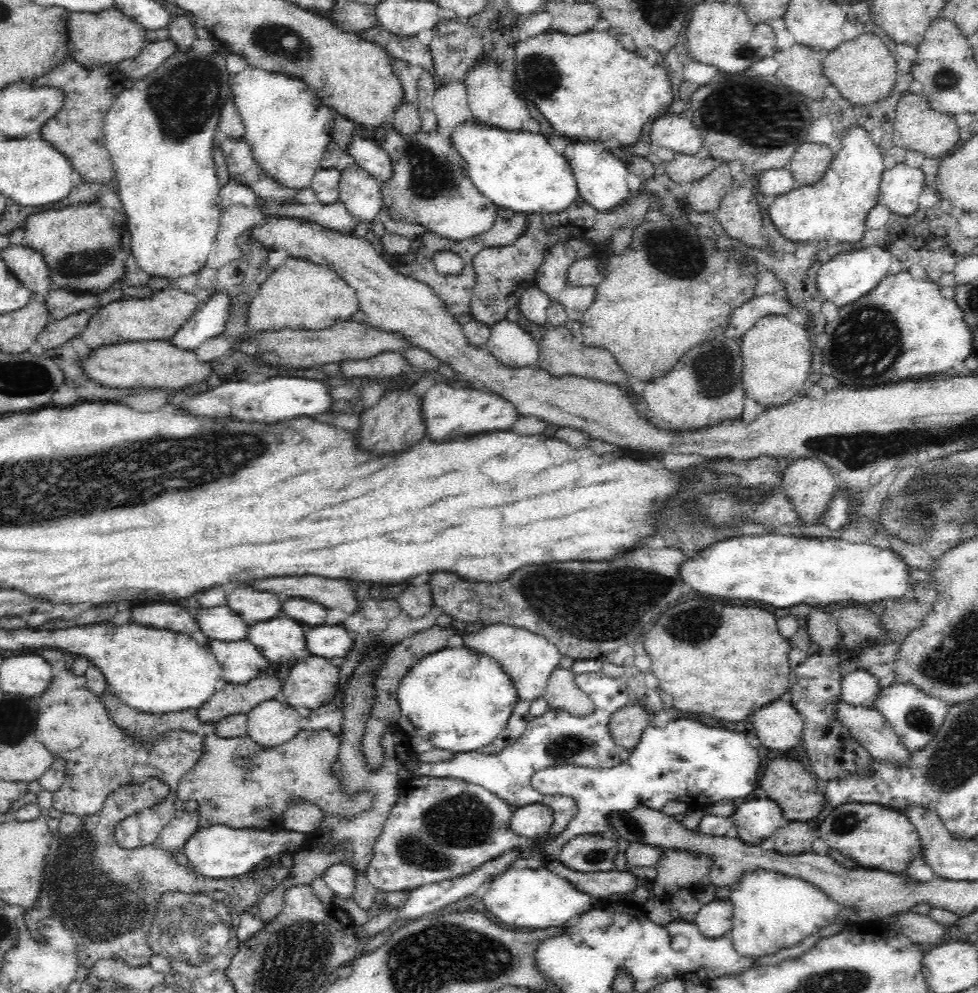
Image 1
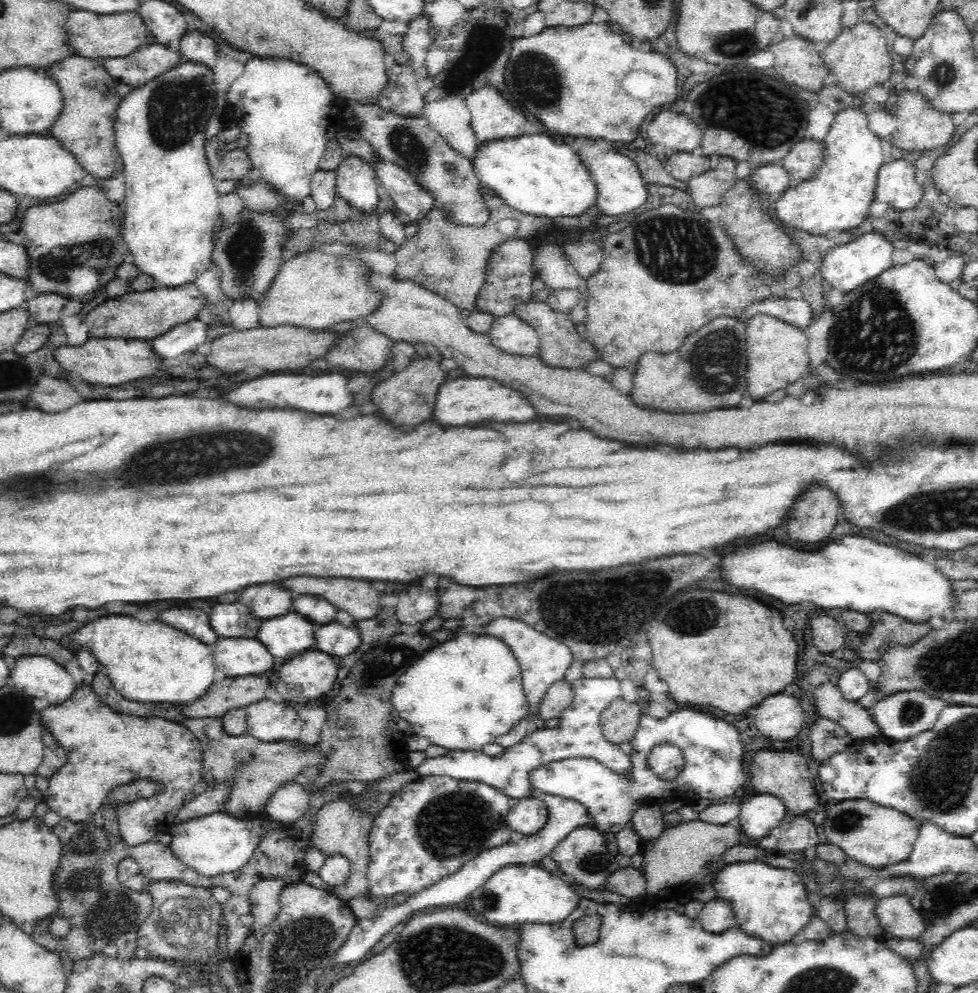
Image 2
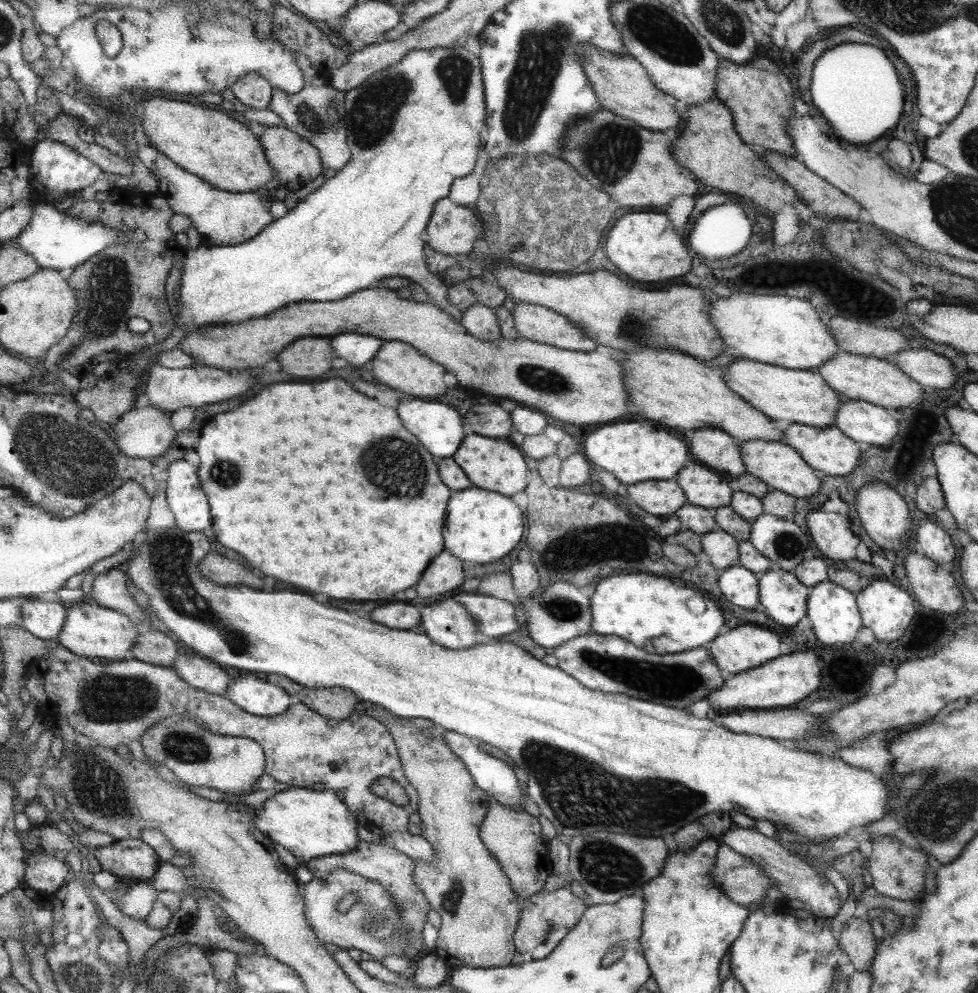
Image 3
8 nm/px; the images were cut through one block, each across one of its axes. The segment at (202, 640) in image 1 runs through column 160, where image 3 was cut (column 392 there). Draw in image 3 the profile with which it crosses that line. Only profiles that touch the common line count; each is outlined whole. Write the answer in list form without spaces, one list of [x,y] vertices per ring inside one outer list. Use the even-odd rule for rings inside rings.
[[[385,604],[381,608],[375,608],[369,618],[373,622],[381,622],[381,626],[387,626],[395,630],[413,630],[420,623],[421,614],[419,608],[407,604]]]

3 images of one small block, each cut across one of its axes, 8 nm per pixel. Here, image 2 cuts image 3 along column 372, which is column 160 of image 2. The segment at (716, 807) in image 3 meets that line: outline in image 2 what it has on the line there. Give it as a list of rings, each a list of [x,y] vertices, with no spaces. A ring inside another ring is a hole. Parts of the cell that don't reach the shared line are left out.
[[[104,616],[104,618],[98,618],[90,624],[86,624],[84,628],[80,628],[76,632],[64,635],[64,638],[71,646],[78,644],[80,649],[90,651],[112,681],[116,692],[132,702],[162,702],[177,705],[193,703],[206,694],[210,686],[215,683],[214,675],[217,669],[210,646],[189,634],[178,632],[176,628],[170,628],[158,620],[138,622],[128,616]]]

